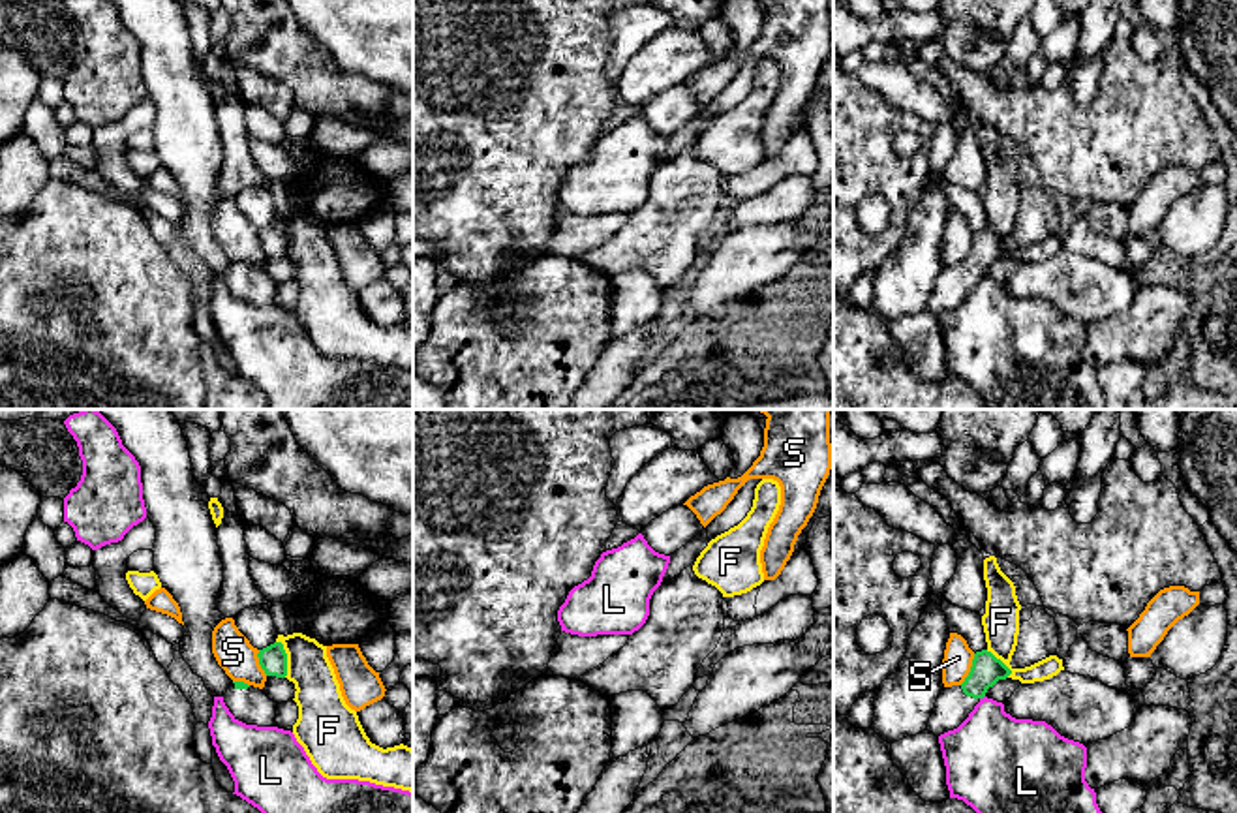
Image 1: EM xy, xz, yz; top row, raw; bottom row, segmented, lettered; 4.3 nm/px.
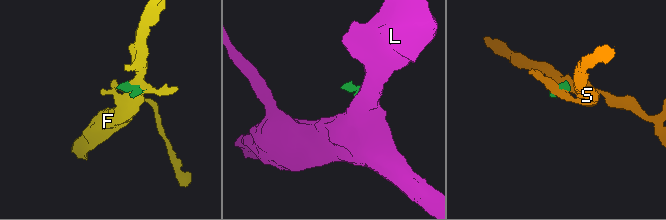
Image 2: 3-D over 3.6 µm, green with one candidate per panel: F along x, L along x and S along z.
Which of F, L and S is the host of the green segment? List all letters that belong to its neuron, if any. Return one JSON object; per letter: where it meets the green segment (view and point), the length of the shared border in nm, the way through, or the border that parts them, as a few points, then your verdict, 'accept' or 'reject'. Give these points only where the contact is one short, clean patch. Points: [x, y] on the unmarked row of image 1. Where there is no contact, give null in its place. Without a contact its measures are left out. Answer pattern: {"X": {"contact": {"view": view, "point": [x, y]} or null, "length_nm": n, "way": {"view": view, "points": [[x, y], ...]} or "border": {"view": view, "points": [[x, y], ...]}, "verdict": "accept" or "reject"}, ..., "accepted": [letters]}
{"F": {"contact": {"view": "xy", "point": [286, 237]}, "length_nm": 170, "border": {"view": "xy", "points": [[276, 220], [286, 233], [286, 256]]}, "verdict": "reject"}, "L": {"contact": {"view": "yz", "point": [982, 276]}, "length_nm": 30, "border": {"view": "yz", "points": [[984, 275], [980, 278]]}, "verdict": "reject"}, "S": {"contact": {"view": "yz", "point": [971, 248]}, "length_nm": 150, "border": {"view": "yz", "points": [[975, 233], [971, 250], [960, 263]]}, "verdict": "reject"}, "accepted": []}

